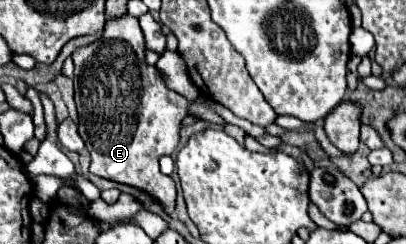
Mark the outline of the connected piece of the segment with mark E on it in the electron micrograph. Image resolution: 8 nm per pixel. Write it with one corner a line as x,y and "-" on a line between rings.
136,17
108,19
100,41
78,49
74,61
74,99
80,115
78,133
92,157
90,173
136,187
172,215
176,185
158,169
162,155
172,155
180,141
180,121
188,101
170,91
158,69
144,61
144,35

